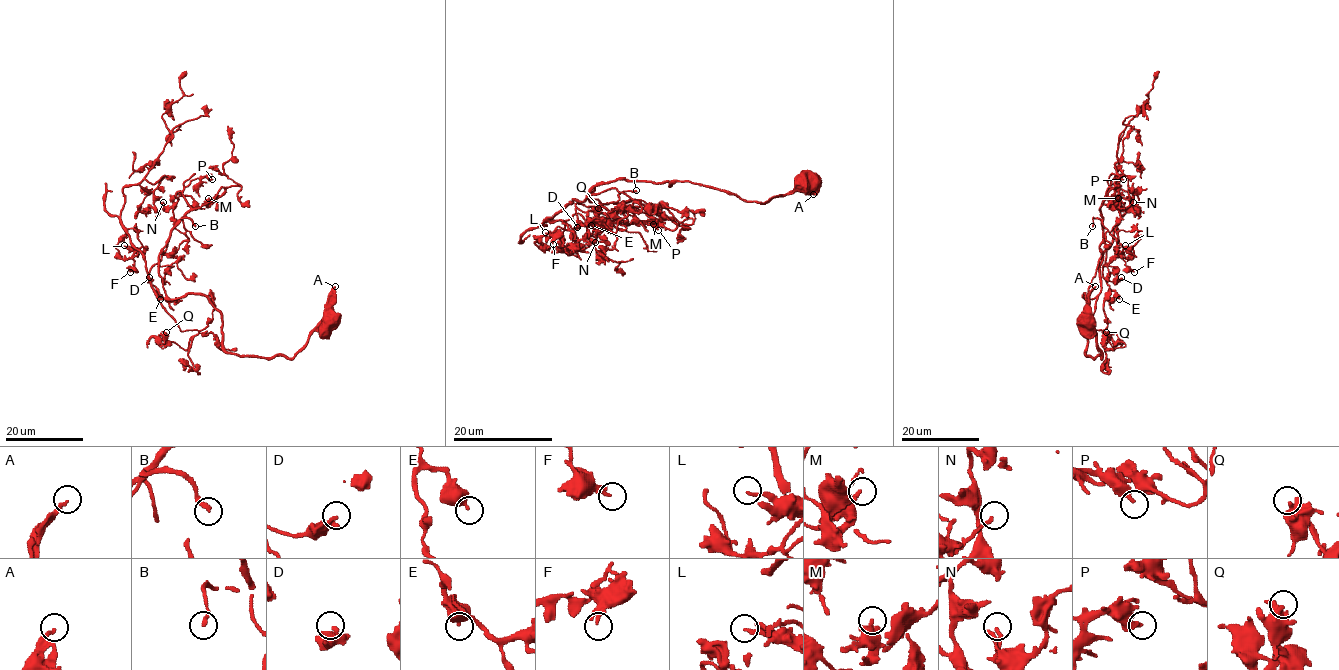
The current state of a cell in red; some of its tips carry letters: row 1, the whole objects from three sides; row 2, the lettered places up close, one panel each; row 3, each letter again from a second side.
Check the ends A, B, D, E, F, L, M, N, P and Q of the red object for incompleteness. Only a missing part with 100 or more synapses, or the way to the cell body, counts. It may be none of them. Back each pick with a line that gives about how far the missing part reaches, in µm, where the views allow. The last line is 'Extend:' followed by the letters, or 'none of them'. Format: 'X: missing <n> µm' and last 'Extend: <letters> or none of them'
B: missing 35 µm
Extend: B

